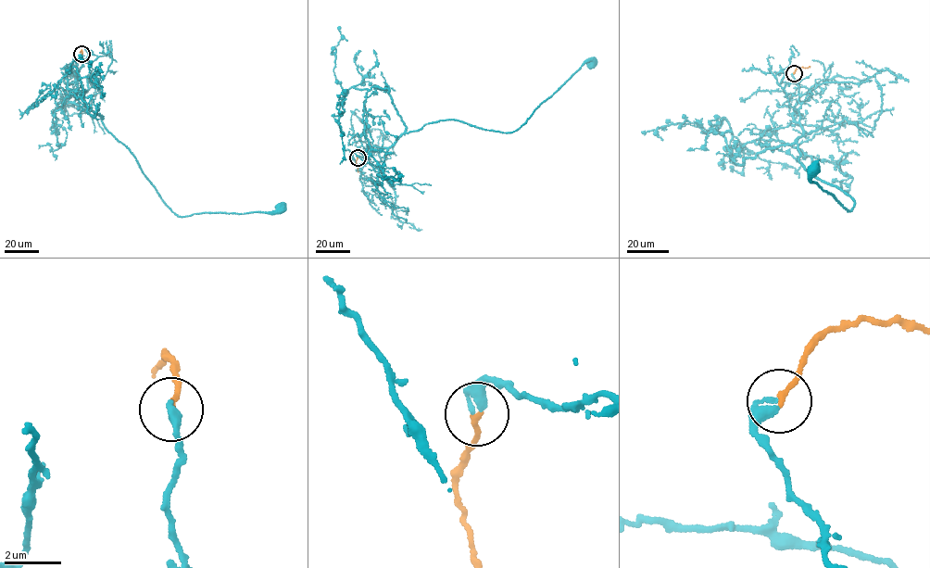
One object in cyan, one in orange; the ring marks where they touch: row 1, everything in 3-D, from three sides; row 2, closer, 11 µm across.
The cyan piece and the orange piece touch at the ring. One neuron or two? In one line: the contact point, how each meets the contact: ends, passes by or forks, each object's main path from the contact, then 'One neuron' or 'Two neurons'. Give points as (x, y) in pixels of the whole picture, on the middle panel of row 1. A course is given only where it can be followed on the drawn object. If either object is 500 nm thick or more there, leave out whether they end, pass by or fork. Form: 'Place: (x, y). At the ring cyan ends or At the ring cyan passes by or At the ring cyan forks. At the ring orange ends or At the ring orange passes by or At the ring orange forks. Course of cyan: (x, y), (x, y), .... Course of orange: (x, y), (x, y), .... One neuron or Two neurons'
Place: (358, 157). At the ring cyan ends. At the ring orange ends. Course of cyan: (357, 157), (440, 120), (512, 132), (584, 63), (592, 62). Course of orange: (358, 157), (358, 171). One neuron

